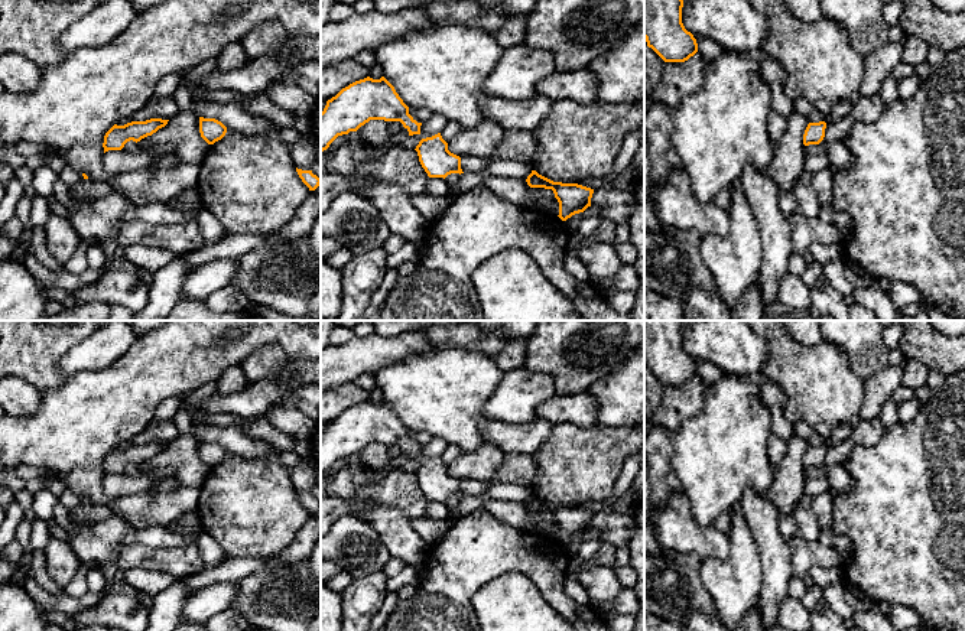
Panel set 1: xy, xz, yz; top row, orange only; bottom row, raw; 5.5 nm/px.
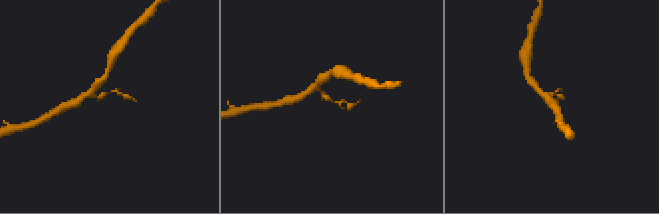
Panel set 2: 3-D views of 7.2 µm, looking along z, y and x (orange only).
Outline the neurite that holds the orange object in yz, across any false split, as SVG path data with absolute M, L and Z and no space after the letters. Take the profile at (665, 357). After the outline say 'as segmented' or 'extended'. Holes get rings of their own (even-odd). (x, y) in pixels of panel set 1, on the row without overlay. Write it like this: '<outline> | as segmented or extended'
M644 321L644 362L665 386L685 386L698 375L682 347L682 321Z | as segmented

